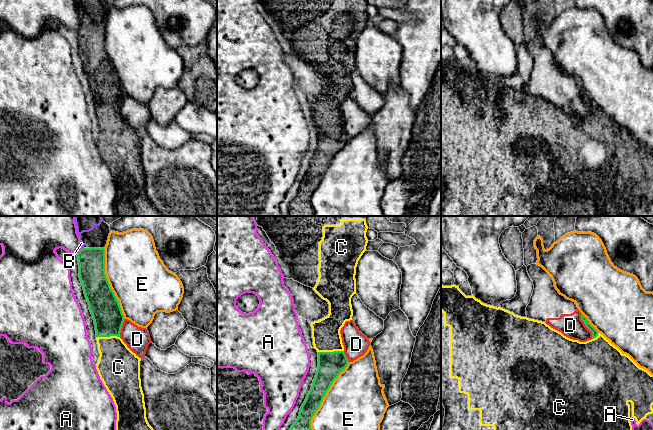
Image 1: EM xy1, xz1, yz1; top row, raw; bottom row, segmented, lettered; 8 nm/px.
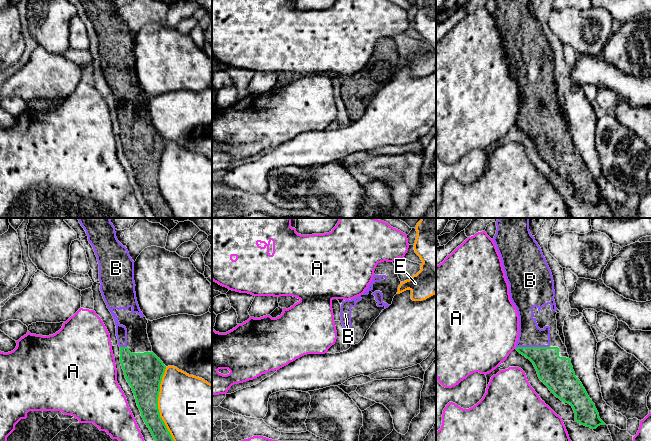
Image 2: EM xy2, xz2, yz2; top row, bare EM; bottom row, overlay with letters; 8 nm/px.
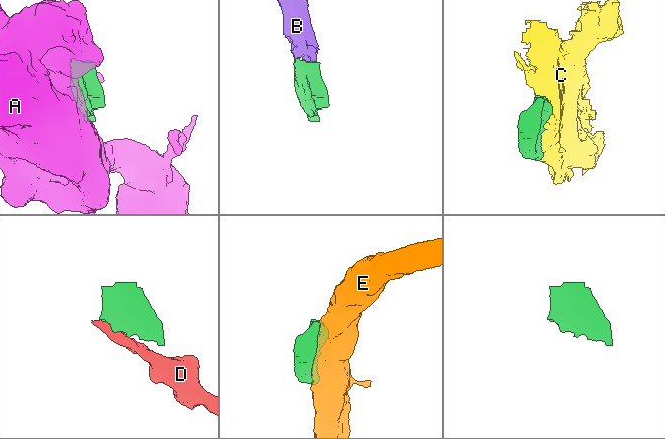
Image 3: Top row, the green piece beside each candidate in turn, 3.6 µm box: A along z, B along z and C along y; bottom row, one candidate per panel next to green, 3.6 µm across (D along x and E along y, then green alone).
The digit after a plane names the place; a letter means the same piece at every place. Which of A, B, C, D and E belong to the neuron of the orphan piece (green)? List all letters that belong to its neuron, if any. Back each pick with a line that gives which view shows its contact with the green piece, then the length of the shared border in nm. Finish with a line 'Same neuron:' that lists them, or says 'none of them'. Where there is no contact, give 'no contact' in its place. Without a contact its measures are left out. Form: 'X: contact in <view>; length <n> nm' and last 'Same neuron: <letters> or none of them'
B: contact in yz2; length 280 nm
C: contact in xz1; length 200 nm
Same neuron: B, C

